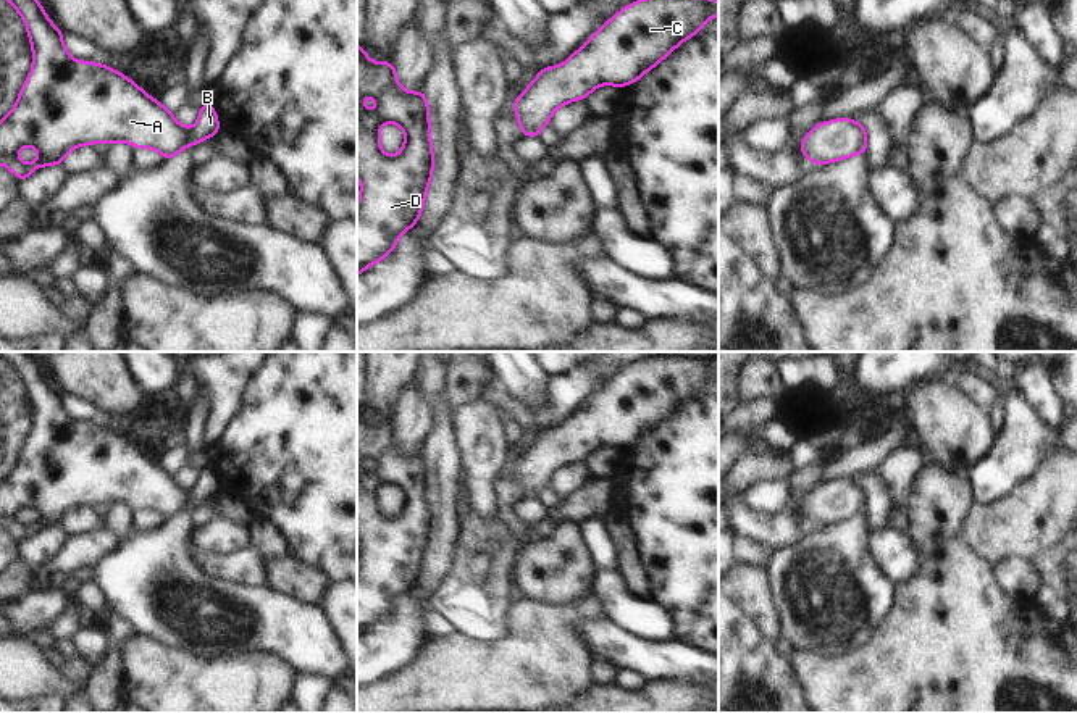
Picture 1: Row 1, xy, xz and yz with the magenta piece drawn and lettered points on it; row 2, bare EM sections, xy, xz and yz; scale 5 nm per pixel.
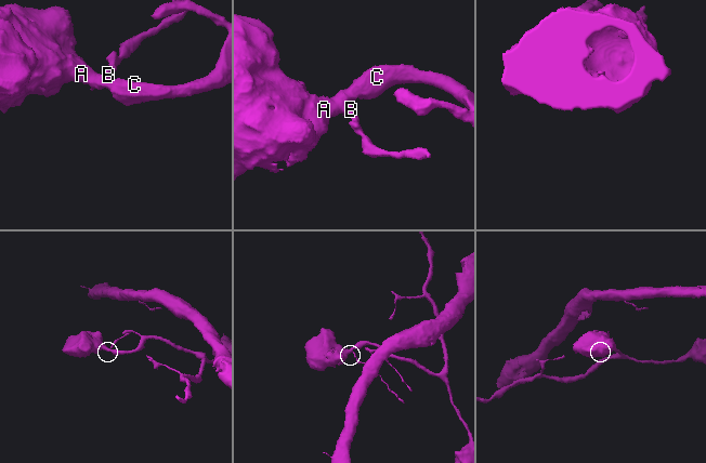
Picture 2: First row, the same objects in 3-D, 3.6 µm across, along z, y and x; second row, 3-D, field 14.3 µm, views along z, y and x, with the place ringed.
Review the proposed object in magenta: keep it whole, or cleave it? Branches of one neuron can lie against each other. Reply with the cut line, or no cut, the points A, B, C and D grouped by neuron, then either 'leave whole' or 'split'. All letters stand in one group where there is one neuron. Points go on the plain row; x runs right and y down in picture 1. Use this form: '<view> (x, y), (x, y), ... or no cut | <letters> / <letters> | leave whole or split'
xy (189, 491), (189, 500), (184, 507) | A C D / B | split

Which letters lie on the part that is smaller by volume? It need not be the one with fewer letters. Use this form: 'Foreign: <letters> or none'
Foreign: B

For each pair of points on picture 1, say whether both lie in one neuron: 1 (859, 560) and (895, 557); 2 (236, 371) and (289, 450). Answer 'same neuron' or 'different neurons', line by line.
1: different neurons
2: different neurons

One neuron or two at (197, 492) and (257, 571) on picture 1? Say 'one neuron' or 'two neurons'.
two neurons

